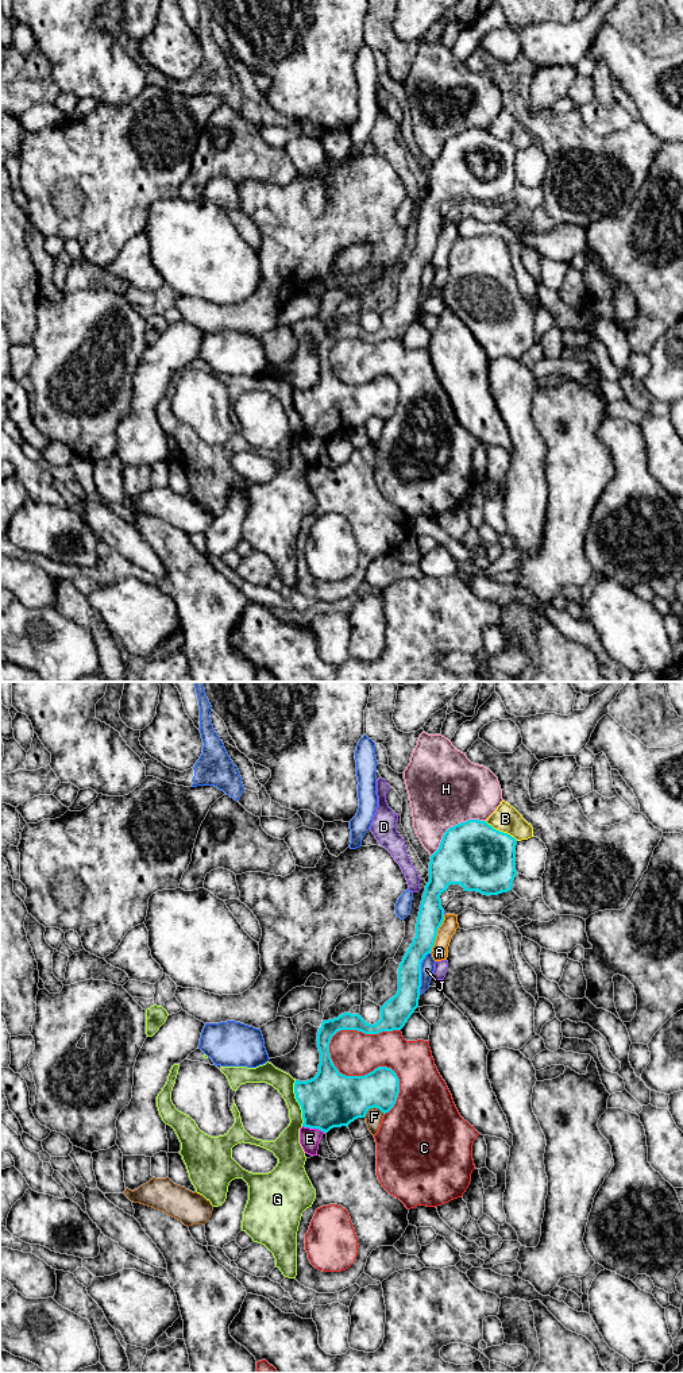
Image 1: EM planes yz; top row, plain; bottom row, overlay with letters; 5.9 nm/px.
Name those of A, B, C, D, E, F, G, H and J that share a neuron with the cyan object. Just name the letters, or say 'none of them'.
none of them

